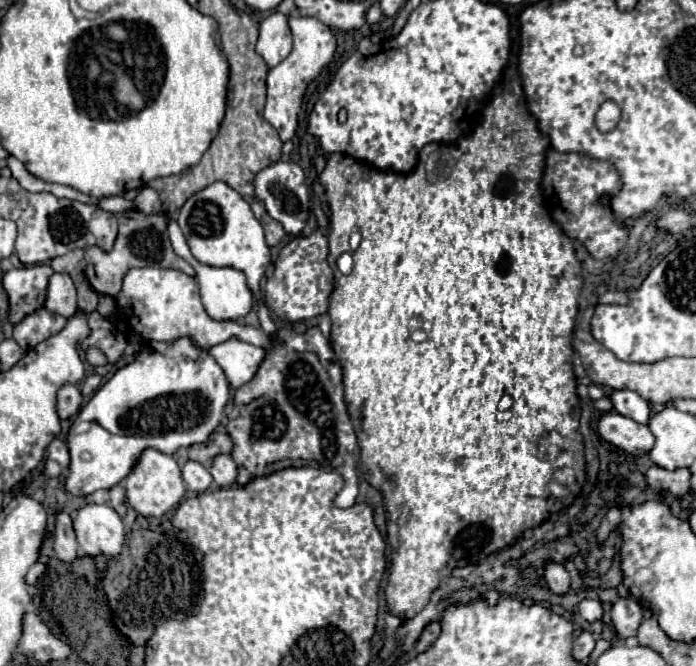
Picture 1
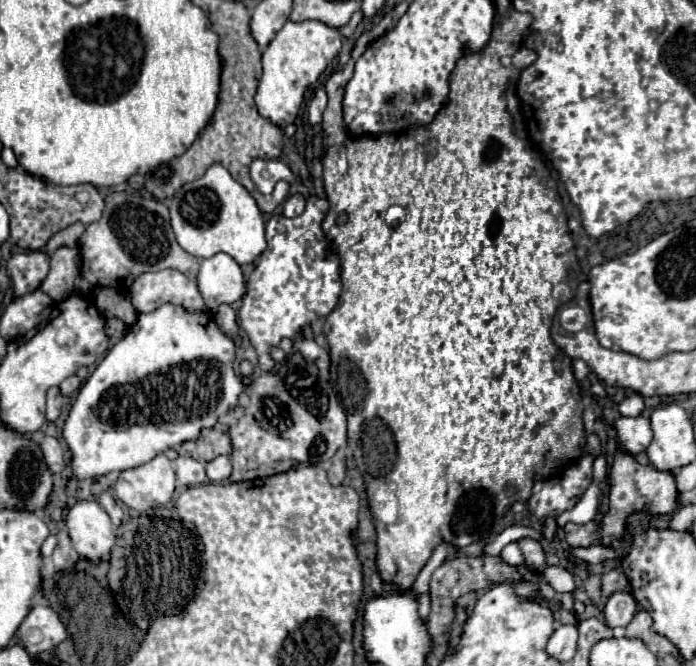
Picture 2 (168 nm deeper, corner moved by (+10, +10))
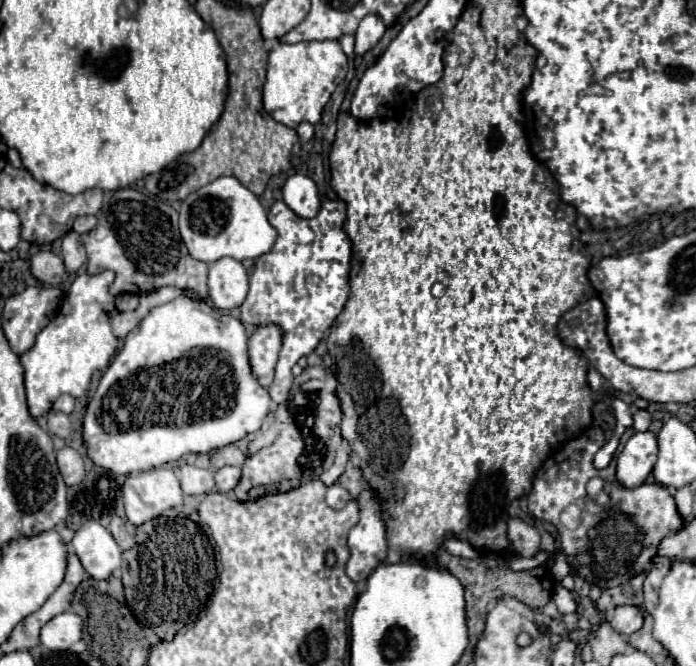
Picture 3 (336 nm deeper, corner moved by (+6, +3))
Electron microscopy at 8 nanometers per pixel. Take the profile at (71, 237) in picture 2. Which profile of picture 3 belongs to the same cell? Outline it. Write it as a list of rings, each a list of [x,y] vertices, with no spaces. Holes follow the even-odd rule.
[[[85,215],[85,217],[81,217],[81,219],[75,219],[73,231],[79,233],[79,235],[83,235],[83,233],[89,233],[95,225],[97,225],[97,219],[95,219],[93,215]]]

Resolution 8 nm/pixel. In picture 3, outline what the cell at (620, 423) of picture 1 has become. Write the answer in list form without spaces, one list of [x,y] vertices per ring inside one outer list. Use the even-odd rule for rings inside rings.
[[[651,431],[635,433],[617,457],[617,479],[625,487],[641,485],[657,461],[657,439]]]

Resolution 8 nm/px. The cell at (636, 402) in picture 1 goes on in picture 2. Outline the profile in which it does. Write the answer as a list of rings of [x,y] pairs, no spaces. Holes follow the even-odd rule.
[[[629,394],[629,398],[619,404],[621,416],[641,416],[643,410],[645,410],[645,404],[639,394]]]

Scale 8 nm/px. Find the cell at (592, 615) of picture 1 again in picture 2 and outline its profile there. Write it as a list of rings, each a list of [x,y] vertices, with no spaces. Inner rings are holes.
[[[547,566],[543,570],[543,578],[547,580],[547,584],[555,590],[555,592],[573,592],[575,590],[575,582],[573,582],[573,574],[567,572],[561,566]]]

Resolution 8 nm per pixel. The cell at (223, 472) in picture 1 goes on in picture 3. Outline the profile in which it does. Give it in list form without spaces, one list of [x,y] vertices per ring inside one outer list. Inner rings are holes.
[[[221,467],[219,471],[215,471],[215,485],[217,491],[227,493],[231,491],[241,479],[241,469],[239,467]]]

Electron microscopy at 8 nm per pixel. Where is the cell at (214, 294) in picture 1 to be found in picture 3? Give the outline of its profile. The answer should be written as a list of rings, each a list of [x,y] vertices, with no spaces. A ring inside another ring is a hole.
[[[221,257],[209,265],[209,299],[217,309],[239,307],[249,291],[249,275],[245,267],[231,259]]]

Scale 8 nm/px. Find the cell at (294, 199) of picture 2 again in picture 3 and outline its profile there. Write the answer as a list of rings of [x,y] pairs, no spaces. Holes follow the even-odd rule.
[[[293,175],[283,187],[283,201],[299,217],[313,217],[319,211],[319,193],[315,183],[305,175]]]

